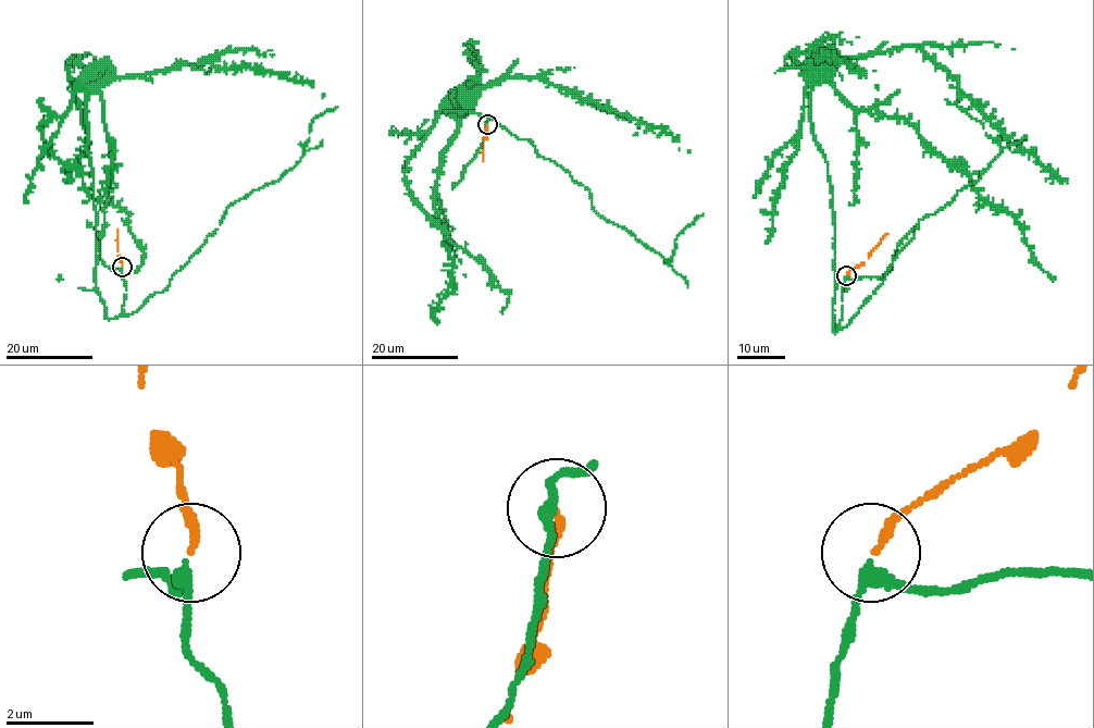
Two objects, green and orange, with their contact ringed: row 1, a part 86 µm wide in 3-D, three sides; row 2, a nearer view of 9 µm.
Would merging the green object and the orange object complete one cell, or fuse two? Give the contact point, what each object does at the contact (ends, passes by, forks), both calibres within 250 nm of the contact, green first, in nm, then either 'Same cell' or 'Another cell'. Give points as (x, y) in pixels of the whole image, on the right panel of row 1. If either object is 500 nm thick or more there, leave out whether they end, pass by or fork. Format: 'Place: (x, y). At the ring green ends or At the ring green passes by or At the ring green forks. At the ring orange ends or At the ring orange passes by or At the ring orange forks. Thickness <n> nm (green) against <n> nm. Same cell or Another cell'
Place: (846, 275). At the ring green passes by. At the ring orange ends. Thickness 220 nm (green) against 200 nm. Same cell

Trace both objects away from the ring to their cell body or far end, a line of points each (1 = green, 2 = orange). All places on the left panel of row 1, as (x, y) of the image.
1: (121, 268), (122, 312), (108, 319), (76, 91), (39, 132), (91, 197), (126, 212), (136, 271)
2: (121, 267), (116, 229)

